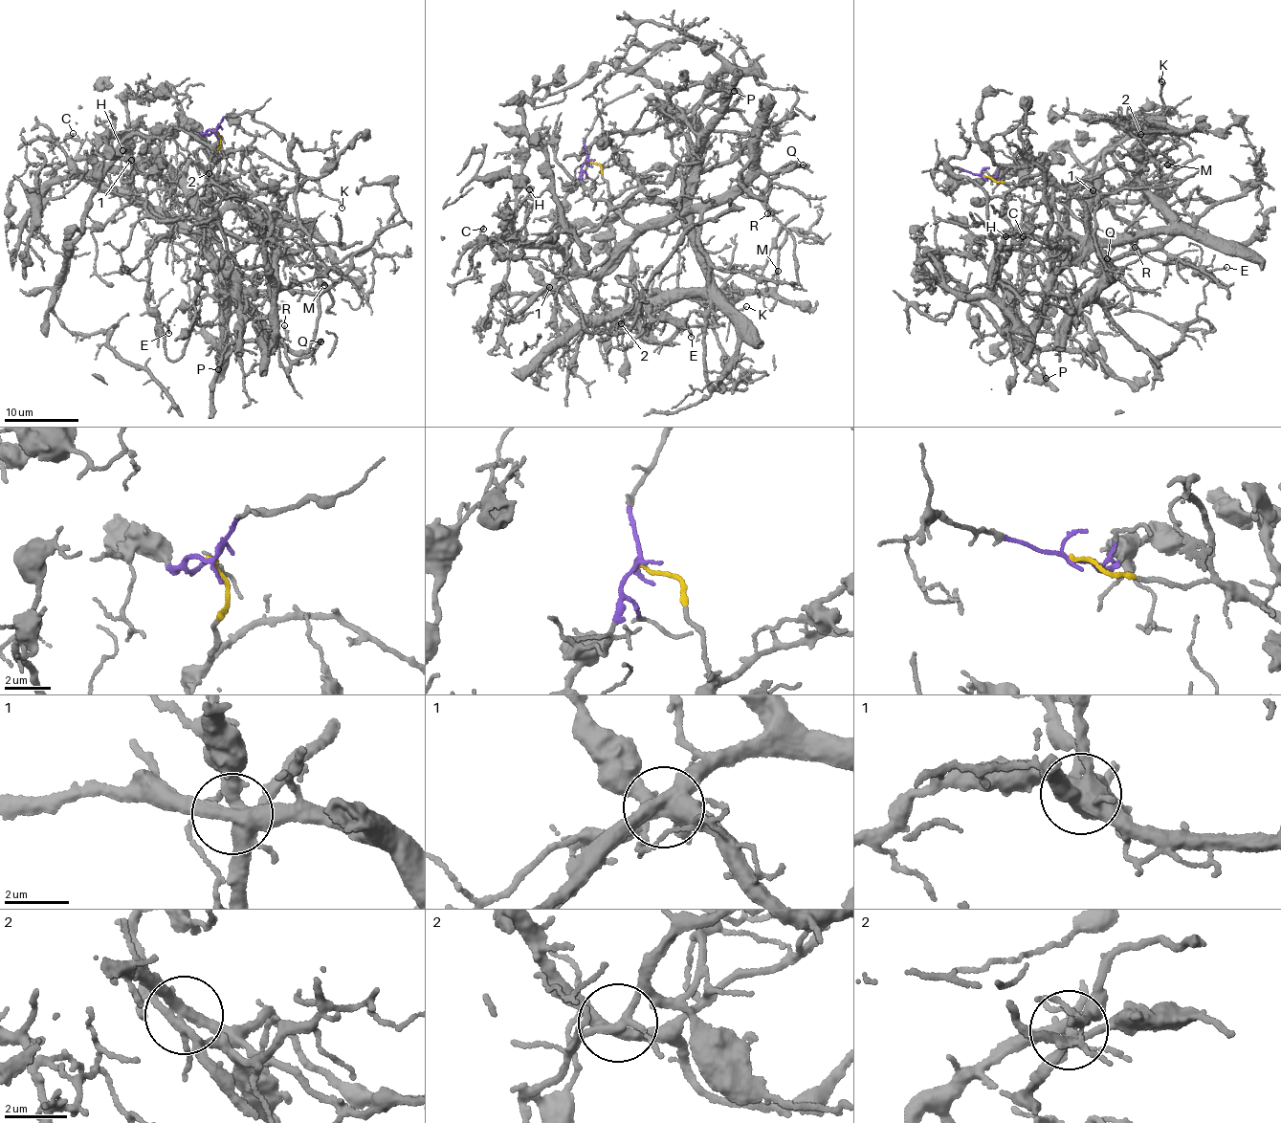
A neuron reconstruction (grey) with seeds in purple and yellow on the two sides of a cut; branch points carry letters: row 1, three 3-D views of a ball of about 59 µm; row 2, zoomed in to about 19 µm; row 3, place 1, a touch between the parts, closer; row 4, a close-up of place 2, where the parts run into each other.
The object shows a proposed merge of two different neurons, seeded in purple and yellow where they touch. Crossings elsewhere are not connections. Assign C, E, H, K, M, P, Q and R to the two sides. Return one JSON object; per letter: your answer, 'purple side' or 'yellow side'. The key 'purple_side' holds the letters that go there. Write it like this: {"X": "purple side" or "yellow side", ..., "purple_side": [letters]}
{"C": "yellow side", "E": "purple side", "H": "purple side", "K": "yellow side", "M": "purple side", "P": "purple side", "Q": "yellow side", "R": "yellow side", "purple_side": ["E", "H", "M", "P"]}

